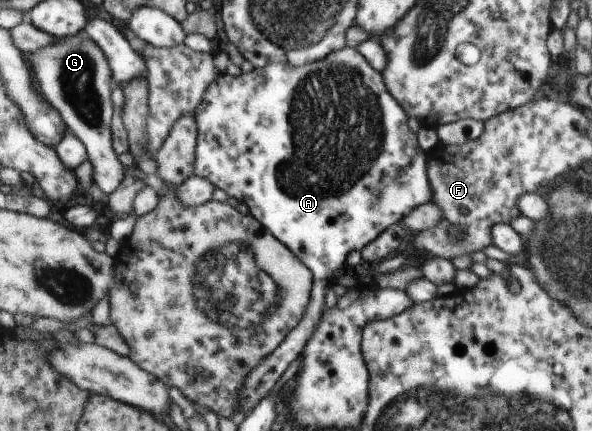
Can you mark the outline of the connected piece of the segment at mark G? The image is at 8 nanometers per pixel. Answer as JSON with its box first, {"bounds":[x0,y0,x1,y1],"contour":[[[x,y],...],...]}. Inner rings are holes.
{"bounds":[28,33,126,199],"contour":[[[85,33],[76,34],[76,36],[69,36],[62,39],[62,42],[56,42],[56,44],[50,44],[50,46],[46,46],[46,48],[41,48],[38,52],[31,52],[28,54],[28,62],[30,62],[30,66],[32,66],[32,70],[34,70],[34,74],[36,74],[36,80],[40,82],[40,90],[42,90],[42,94],[48,98],[48,101],[51,102],[51,105],[59,111],[62,115],[62,118],[65,120],[67,124],[67,128],[70,128],[80,140],[84,143],[88,151],[89,162],[93,166],[92,173],[92,181],[98,186],[98,188],[104,194],[105,199],[107,199],[111,194],[114,194],[125,177],[126,167],[122,165],[122,162],[118,160],[118,155],[114,152],[114,148],[112,148],[112,116],[114,116],[114,106],[112,106],[112,90],[115,87],[112,82],[114,82],[114,74],[112,74],[112,68],[110,68],[110,62],[108,62],[108,58],[106,58],[106,54],[104,54],[104,50],[94,42],[89,36]]]}

